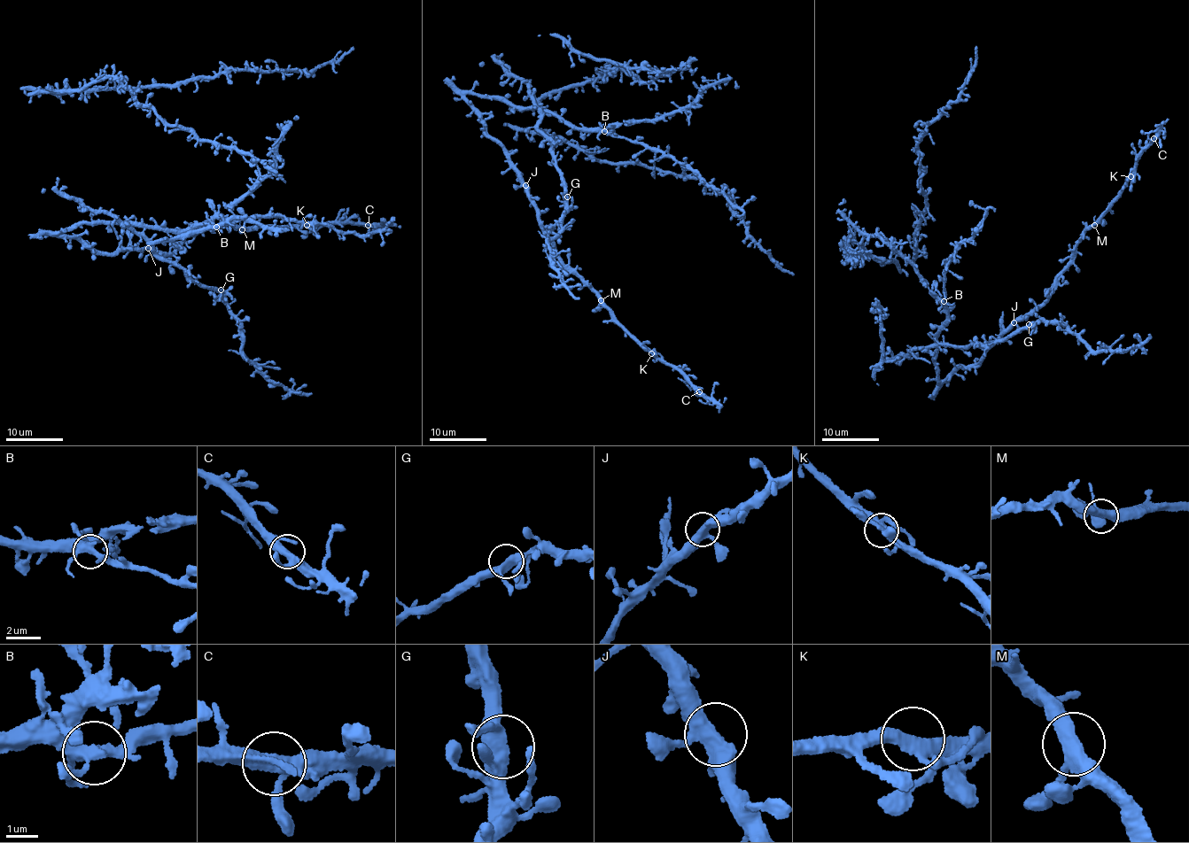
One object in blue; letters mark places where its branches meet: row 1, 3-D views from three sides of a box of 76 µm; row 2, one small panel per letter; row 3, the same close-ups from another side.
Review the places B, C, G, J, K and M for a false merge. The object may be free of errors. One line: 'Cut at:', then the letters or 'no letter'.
Cut at: no letter

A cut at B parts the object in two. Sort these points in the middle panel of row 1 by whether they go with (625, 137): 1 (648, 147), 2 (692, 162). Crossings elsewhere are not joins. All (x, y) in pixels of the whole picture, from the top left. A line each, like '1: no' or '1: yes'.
1: yes
2: yes

